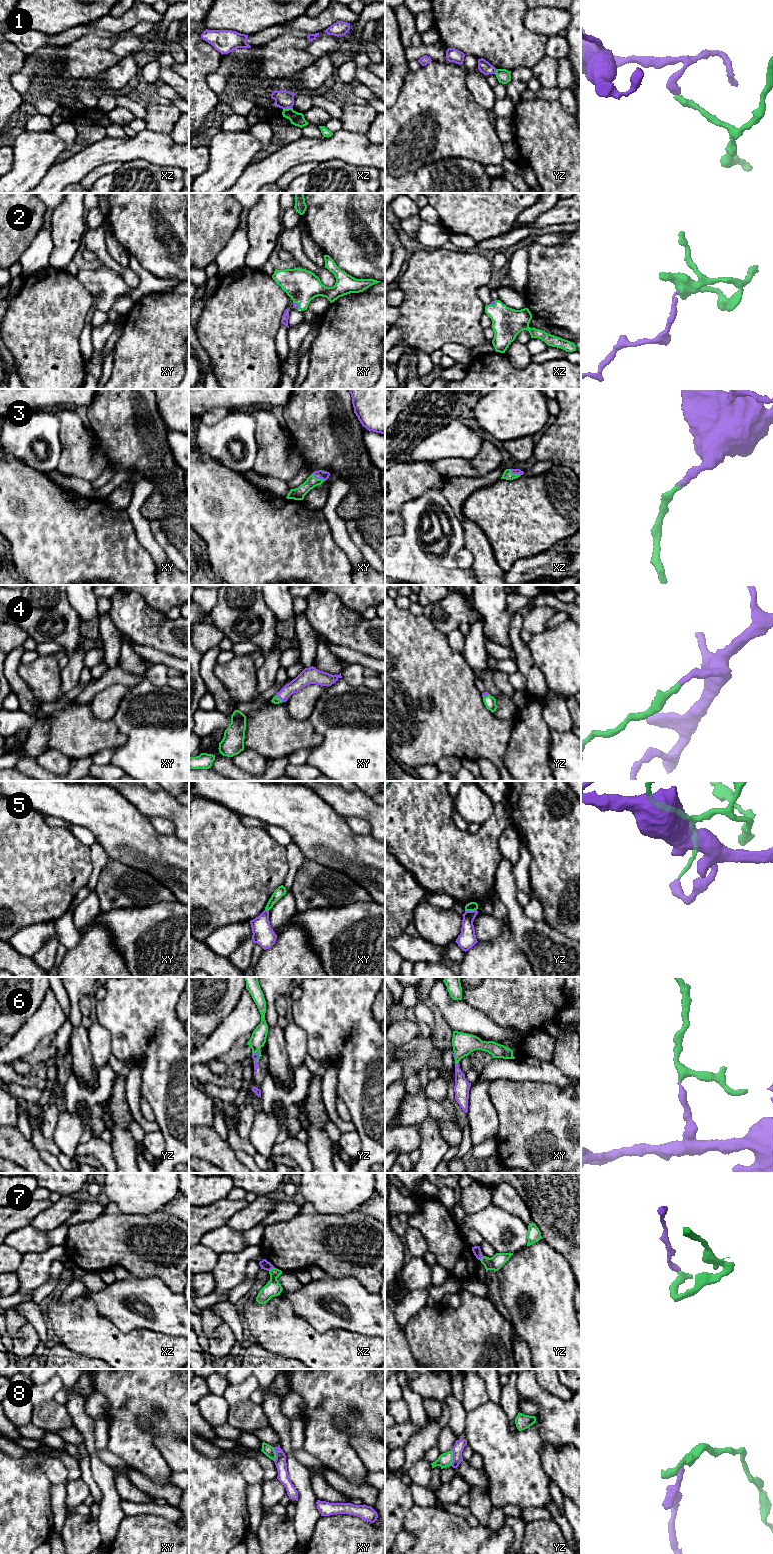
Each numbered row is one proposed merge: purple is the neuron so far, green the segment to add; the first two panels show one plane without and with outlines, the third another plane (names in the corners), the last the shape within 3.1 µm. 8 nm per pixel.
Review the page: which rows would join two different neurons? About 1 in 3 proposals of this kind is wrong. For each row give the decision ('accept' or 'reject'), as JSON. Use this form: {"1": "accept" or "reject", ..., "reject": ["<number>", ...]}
{"1": "reject", "2": "accept", "3": "accept", "4": "accept", "5": "reject", "6": "accept", "7": "reject", "8": "reject", "reject": ["1", "5", "7", "8"]}

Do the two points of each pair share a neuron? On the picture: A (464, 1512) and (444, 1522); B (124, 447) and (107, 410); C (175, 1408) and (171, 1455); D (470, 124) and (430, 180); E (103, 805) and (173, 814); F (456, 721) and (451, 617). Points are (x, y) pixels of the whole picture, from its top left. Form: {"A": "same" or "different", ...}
{"A": "different", "B": "same", "C": "different", "D": "different", "E": "different", "F": "different"}

